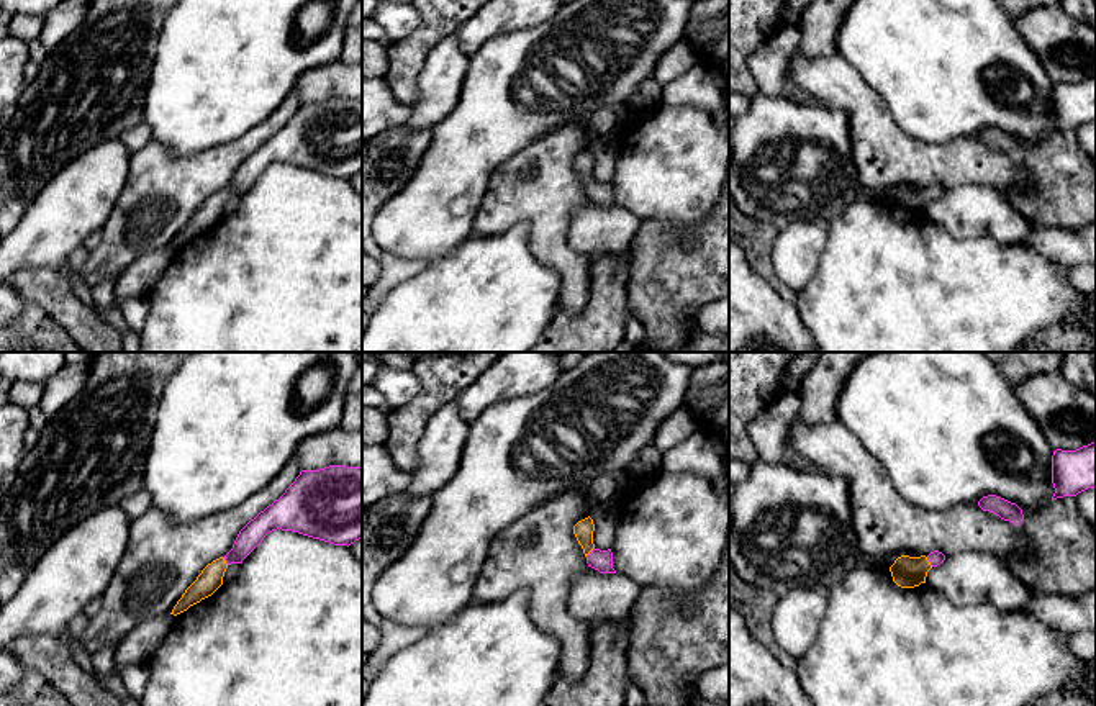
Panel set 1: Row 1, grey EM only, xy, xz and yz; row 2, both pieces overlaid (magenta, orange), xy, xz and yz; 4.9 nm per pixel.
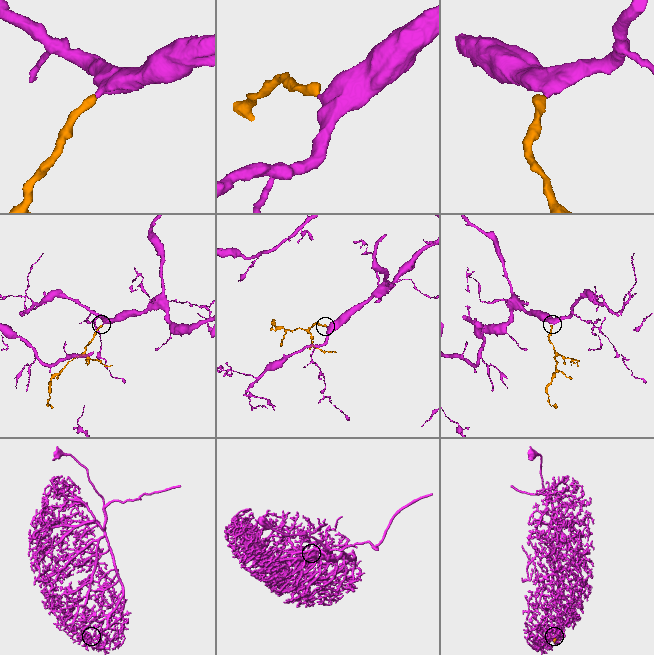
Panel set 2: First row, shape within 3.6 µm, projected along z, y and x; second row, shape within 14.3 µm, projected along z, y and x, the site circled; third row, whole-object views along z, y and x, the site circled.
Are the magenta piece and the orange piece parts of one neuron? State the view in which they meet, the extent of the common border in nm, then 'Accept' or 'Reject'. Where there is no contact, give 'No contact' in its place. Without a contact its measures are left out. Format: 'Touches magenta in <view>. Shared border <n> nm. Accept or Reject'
Touches magenta in yz. Shared border 60 nm. Accept

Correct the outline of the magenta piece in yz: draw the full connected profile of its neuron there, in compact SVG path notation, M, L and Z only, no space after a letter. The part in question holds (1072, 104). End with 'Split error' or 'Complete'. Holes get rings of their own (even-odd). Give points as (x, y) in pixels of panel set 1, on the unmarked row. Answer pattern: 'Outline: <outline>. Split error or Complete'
Outline: M1096 75L1076 84L1053 84L1052 116L1055 121L1052 134L1096 121Z. Complete

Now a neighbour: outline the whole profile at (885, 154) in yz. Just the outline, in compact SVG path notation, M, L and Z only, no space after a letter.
M793 52L786 61L786 87L804 90L816 103L847 113L852 154L857 177L863 188L881 192L890 187L913 183L929 188L934 183L952 190L965 183L990 185L1004 195L1011 188L1032 183L1030 174L1017 157L983 144L978 138L957 138L942 144L929 144L908 134L890 113L885 100L840 56L808 59Z

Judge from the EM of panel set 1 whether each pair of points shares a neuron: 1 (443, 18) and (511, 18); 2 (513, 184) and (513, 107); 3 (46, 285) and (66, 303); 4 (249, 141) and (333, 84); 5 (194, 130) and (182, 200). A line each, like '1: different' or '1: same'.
1: different
2: different
3: same
4: different
5: different

